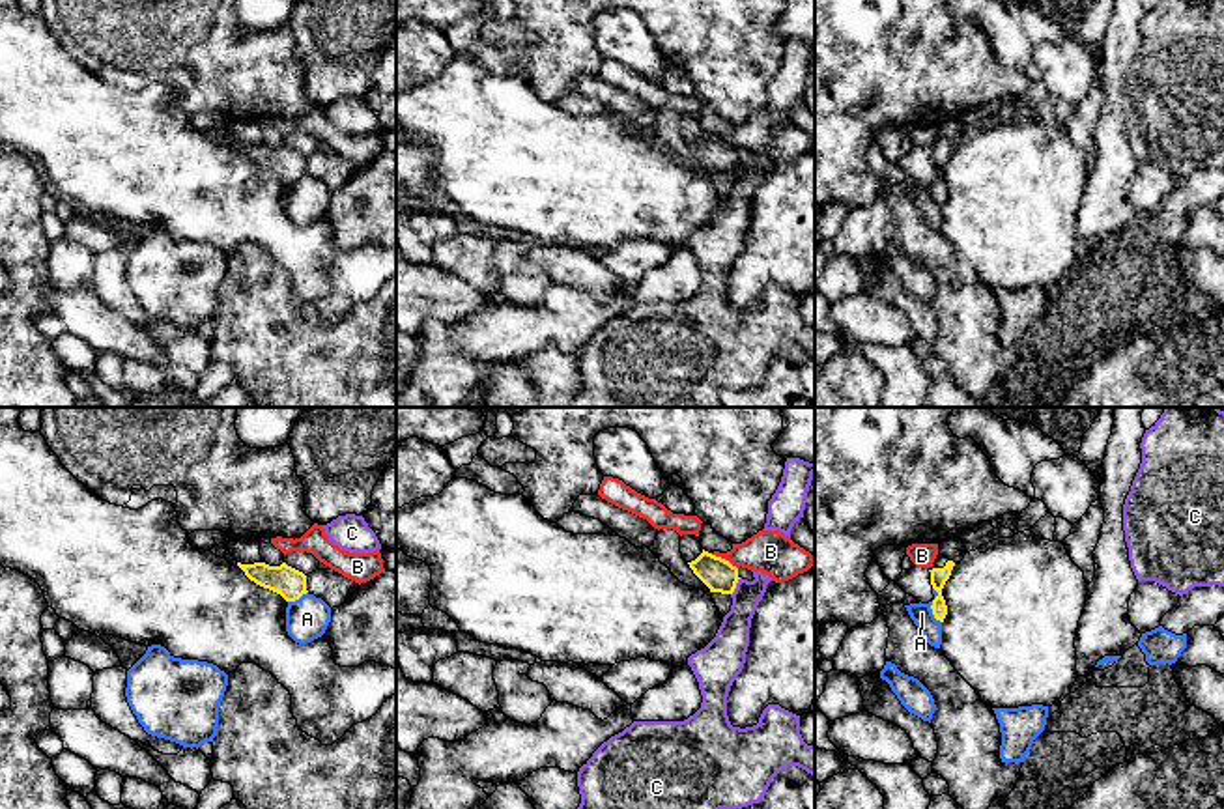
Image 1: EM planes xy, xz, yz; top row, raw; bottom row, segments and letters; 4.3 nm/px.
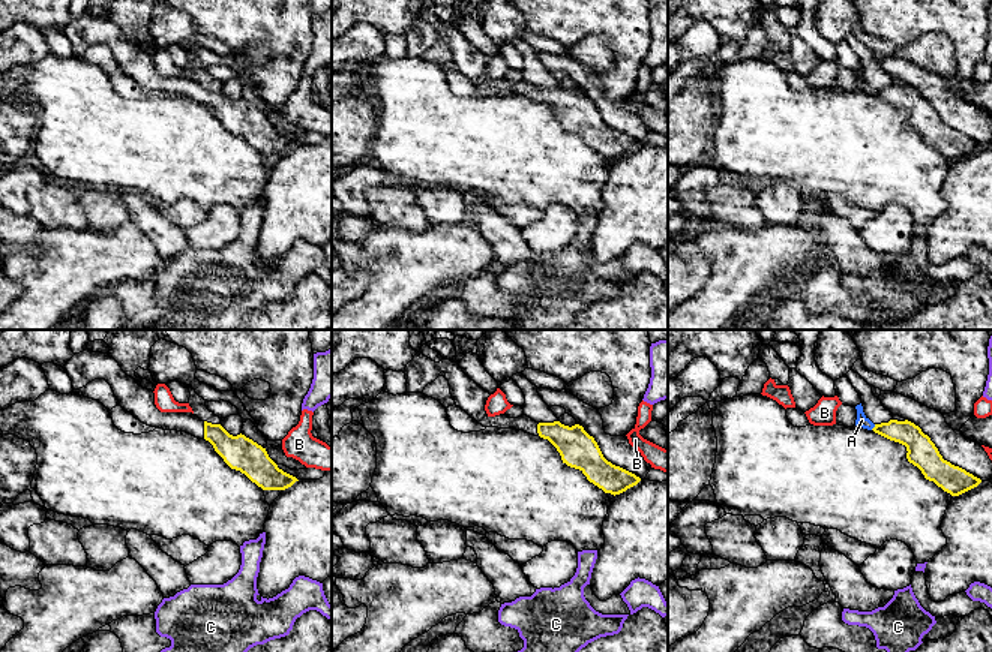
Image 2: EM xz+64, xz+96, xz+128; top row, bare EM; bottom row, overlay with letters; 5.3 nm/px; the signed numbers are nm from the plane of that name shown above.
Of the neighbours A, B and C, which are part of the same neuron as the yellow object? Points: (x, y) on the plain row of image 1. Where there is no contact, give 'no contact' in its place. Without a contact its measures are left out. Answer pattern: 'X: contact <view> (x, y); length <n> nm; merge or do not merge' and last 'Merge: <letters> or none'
A: contact yz (933, 195); length 100 nm; do not merge
B: contact xz (724, 141); length 140 nm; do not merge
C: contact xz (735, 169); length 90 nm; do not merge
Merge: none

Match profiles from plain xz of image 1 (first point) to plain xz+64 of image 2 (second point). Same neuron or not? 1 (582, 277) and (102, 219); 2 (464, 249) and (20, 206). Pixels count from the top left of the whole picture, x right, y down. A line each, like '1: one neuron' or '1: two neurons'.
1: two neurons
2: two neurons

